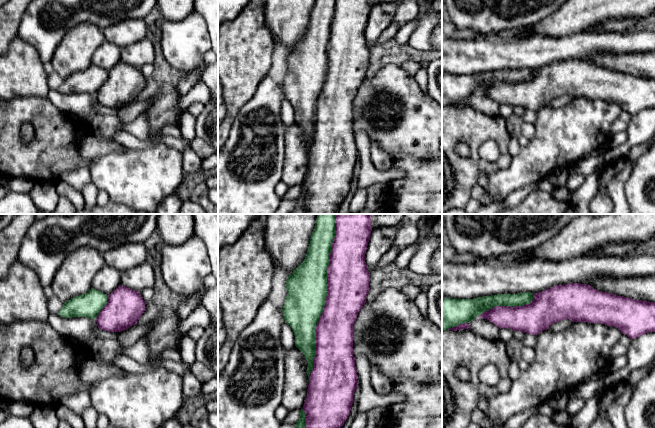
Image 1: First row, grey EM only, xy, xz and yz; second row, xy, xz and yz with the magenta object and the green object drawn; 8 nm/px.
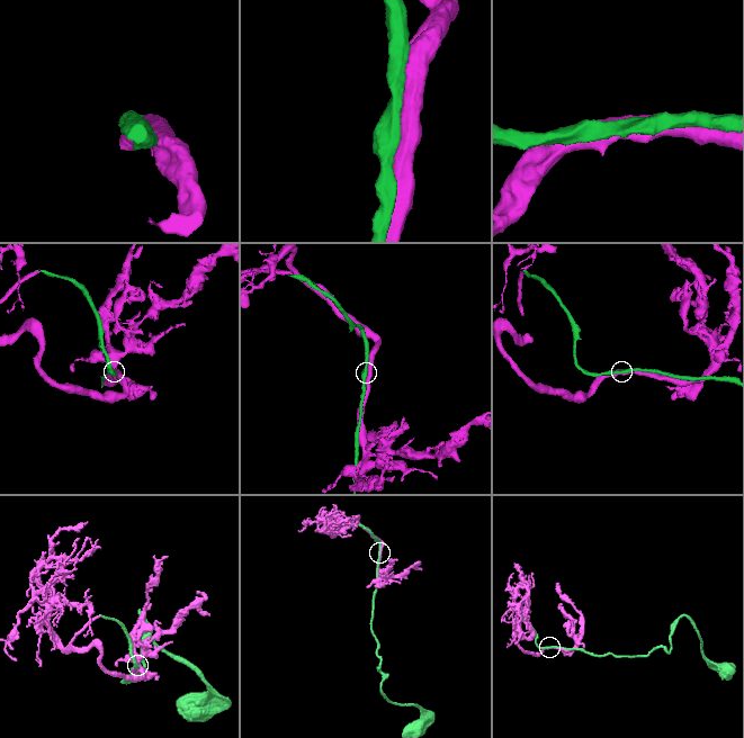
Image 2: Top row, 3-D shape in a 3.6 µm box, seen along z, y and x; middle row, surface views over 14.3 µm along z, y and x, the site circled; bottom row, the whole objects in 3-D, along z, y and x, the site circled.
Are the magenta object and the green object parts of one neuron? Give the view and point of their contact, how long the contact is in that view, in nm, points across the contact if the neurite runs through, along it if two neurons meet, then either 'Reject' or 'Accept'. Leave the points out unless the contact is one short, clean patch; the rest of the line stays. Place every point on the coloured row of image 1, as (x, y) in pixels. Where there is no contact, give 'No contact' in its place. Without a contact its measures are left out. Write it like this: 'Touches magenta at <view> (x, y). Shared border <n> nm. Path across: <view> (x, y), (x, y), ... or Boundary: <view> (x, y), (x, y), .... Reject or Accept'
Touches magenta at xz (327, 296). Shared border 1350 nm. Accept

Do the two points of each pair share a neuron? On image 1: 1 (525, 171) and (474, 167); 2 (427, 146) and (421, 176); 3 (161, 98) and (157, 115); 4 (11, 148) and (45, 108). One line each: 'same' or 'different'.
1: different
2: different
3: same
4: same

